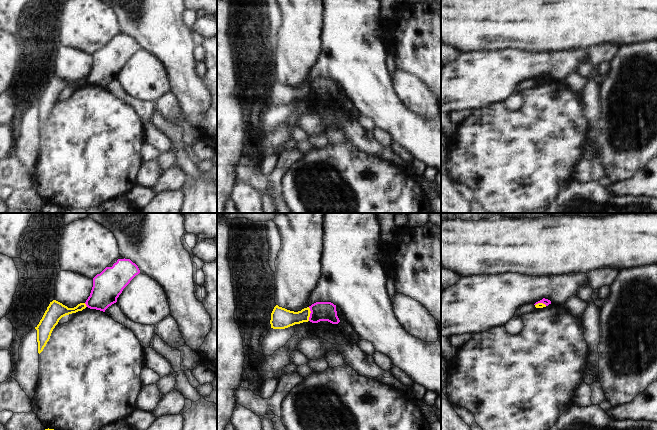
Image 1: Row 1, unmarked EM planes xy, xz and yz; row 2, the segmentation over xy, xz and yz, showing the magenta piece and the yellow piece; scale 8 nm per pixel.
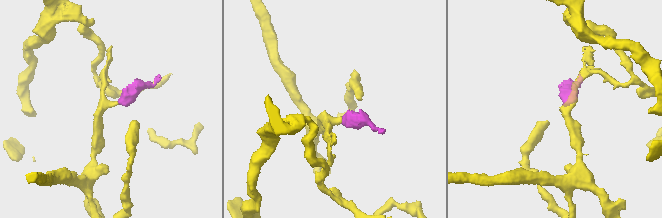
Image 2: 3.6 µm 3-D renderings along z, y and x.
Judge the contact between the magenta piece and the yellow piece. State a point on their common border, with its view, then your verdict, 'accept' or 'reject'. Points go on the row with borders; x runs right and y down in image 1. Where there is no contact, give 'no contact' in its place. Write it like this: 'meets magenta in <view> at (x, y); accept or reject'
meets magenta in xz at (310, 314); reject

